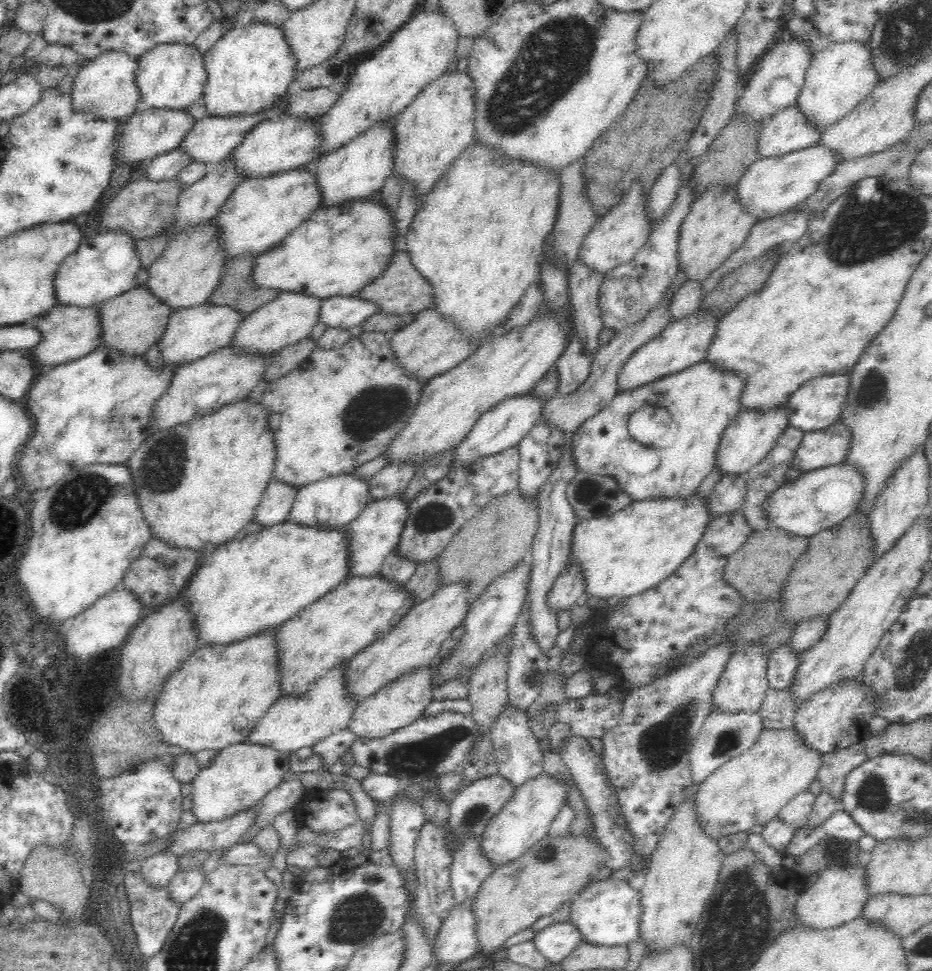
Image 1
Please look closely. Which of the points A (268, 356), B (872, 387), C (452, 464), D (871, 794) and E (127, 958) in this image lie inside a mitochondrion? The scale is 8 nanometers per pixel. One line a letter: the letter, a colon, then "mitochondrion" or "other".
A: other
B: mitochondrion
C: other
D: mitochondrion
E: other

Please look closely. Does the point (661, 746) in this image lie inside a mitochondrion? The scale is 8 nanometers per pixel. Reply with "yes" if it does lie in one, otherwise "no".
yes

